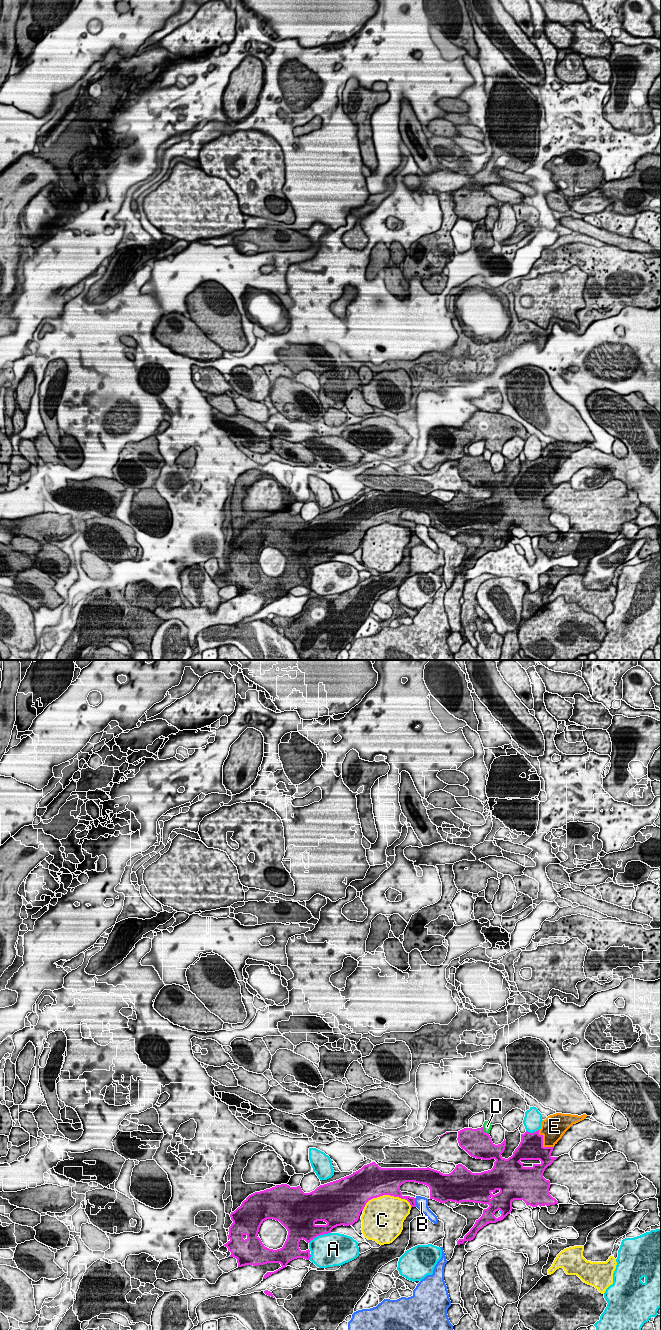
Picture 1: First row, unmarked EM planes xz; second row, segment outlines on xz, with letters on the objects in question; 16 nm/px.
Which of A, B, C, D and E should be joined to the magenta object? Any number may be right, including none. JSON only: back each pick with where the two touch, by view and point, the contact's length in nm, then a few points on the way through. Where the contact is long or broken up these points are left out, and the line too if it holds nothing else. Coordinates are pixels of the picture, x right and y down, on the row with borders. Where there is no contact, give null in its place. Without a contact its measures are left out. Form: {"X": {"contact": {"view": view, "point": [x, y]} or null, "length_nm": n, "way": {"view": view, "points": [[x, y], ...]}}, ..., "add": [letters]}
{"E": {"contact": {"view": "xz", "point": [542, 1143]}, "length_nm": 380}, "add": ["E"]}

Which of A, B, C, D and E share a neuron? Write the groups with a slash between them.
A / B / C / D / E

